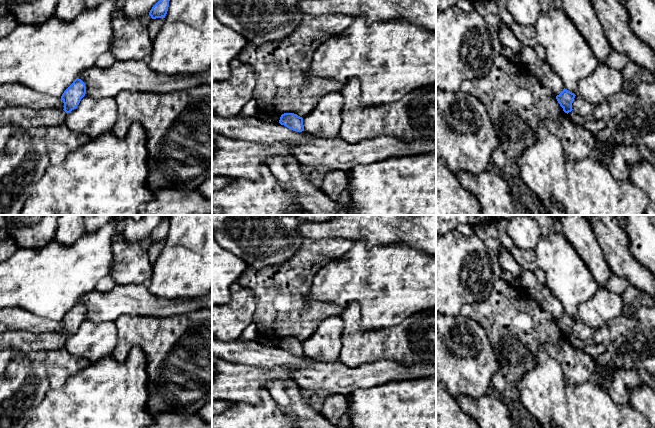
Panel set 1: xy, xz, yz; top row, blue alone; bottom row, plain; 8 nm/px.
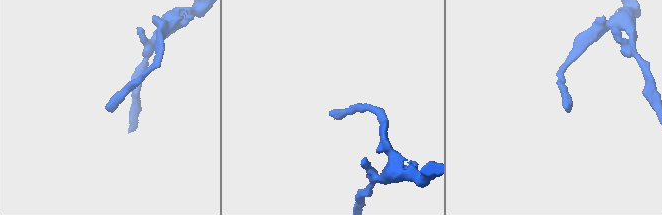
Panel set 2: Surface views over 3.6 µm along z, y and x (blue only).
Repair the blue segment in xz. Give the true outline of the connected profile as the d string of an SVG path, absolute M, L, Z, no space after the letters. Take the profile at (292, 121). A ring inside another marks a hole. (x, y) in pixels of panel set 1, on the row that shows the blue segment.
M294 113L282 114L279 123L293 131L304 131L303 118Z

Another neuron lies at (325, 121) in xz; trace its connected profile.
M341 91L326 94L312 113L303 118L304 132L318 137L339 136L344 97Z

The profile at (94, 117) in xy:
M84 96L77 108L67 114L65 124L71 130L85 133L93 140L112 130L117 117L115 98L93 99Z

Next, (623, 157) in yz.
M596 144L595 146L602 154L607 152L612 154L612 159L607 168L617 181L628 180L630 166L638 165L642 161L636 146L616 145L613 148L609 148L604 144Z

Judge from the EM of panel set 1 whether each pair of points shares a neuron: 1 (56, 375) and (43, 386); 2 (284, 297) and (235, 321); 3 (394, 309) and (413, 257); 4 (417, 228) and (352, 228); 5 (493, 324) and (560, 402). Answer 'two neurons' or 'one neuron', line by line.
1: two neurons
2: two neurons
3: one neuron
4: one neuron
5: two neurons

